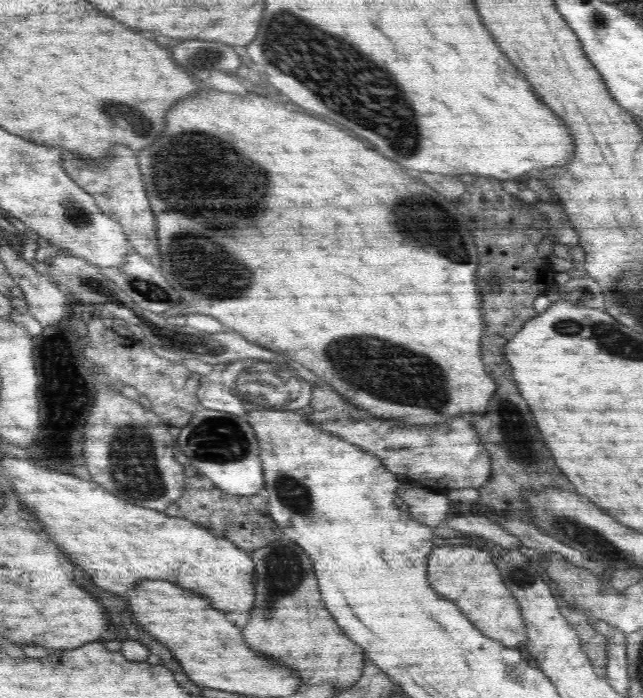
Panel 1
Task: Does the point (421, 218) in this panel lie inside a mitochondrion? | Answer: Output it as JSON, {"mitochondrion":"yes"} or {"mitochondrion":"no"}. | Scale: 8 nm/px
{"mitochondrion":"yes"}

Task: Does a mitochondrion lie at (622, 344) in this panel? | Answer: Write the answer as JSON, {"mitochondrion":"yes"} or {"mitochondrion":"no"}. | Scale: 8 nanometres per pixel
{"mitochondrion":"yes"}

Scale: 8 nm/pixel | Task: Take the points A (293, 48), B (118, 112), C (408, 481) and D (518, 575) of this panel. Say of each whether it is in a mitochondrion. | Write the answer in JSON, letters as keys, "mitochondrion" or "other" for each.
{"A":"mitochondrion","B":"mitochondrion","C":"other","D":"mitochondrion"}

